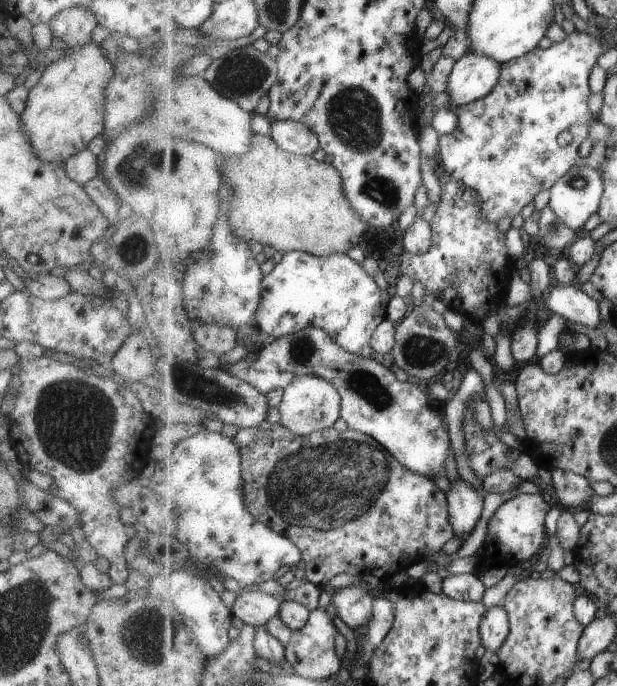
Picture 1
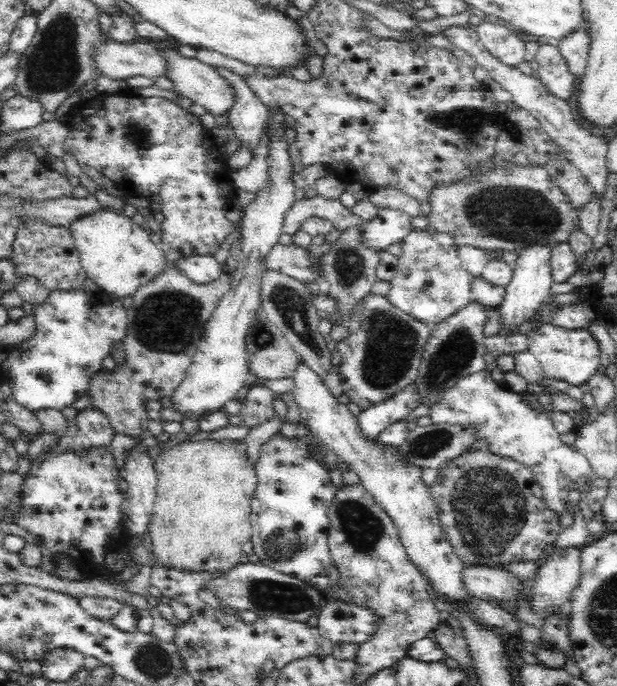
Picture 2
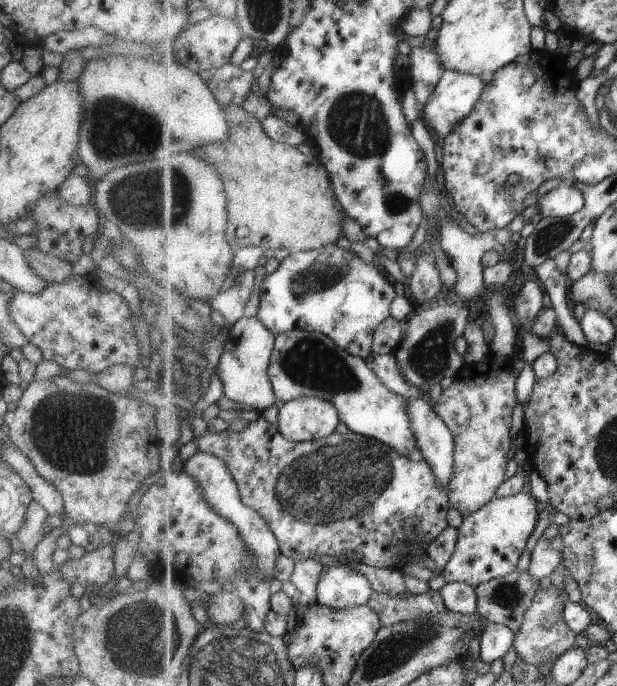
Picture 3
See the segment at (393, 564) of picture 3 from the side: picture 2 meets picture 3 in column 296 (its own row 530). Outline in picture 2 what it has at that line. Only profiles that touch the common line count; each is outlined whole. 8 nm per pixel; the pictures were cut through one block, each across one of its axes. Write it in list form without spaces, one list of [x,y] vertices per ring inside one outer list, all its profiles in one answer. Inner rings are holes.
[[[470,450],[439,469],[429,495],[438,512],[444,540],[465,565],[498,566],[507,562],[535,562],[561,532],[560,517],[550,513],[542,501],[542,491],[533,474],[513,460],[500,458],[487,450]]]

